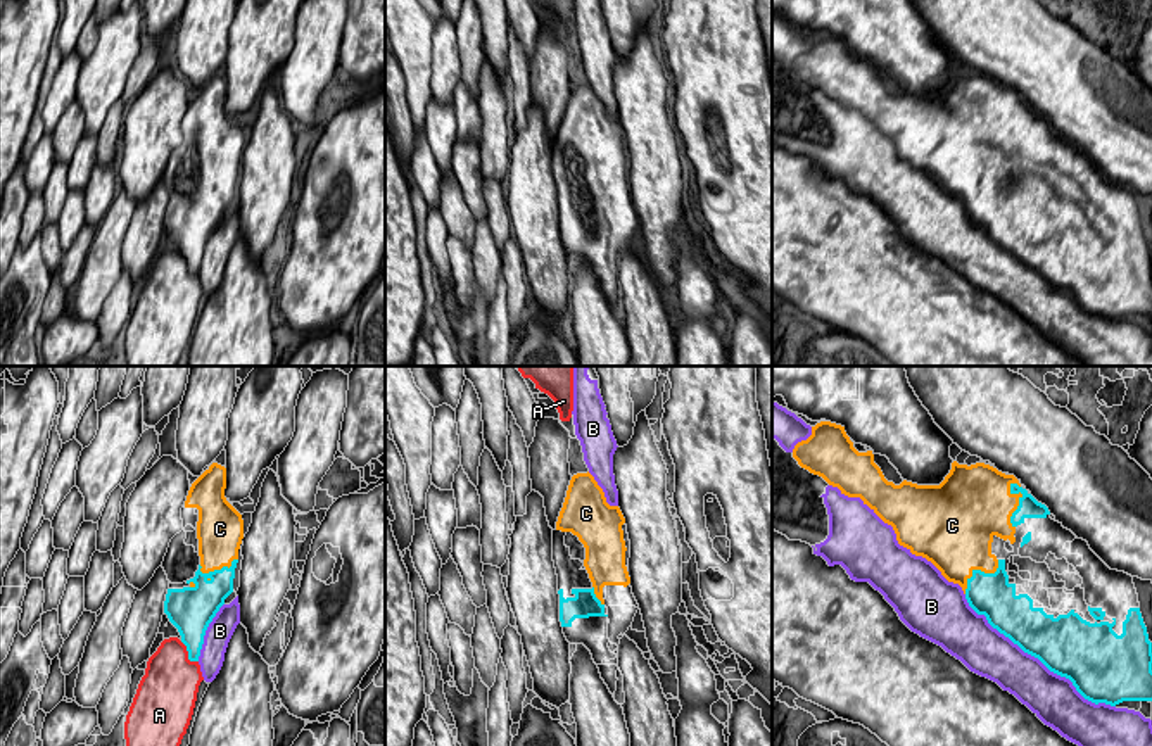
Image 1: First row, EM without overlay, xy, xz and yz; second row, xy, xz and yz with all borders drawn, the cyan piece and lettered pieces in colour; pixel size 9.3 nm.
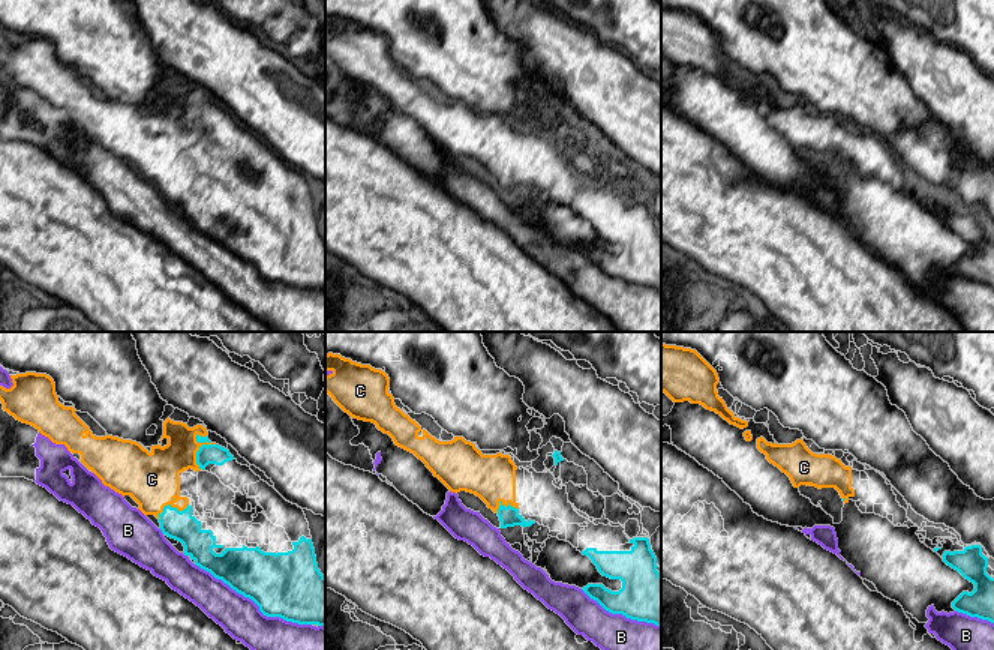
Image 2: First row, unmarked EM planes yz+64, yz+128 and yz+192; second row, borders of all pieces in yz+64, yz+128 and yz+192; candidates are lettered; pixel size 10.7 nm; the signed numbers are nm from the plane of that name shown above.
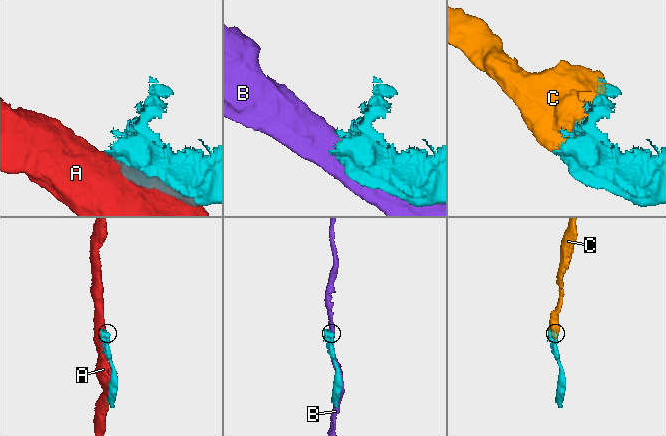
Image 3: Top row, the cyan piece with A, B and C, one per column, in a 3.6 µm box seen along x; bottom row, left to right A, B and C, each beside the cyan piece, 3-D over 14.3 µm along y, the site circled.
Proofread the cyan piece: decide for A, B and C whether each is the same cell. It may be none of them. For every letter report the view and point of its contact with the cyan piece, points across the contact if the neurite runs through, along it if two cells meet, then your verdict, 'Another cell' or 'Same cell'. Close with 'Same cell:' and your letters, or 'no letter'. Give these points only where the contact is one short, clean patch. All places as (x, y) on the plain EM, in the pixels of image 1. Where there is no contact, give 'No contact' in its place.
A: Touches cyan at xy (189, 268). Another cell
B: Touches cyan at yz (1037, 270). Another cell
C: Touches cyan at yz (1019, 116). Same cell
Same cell: C

